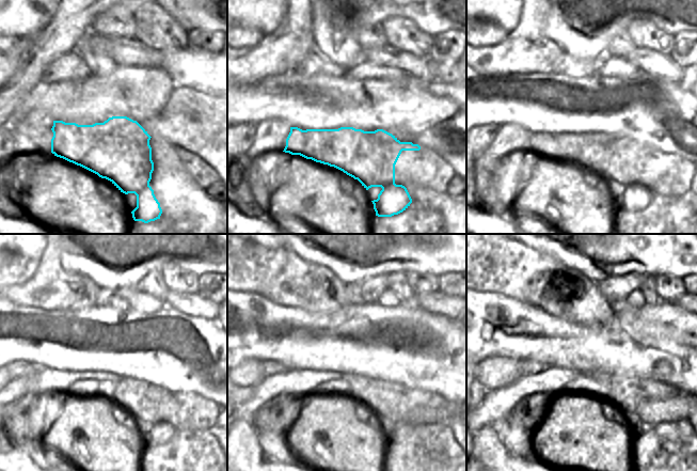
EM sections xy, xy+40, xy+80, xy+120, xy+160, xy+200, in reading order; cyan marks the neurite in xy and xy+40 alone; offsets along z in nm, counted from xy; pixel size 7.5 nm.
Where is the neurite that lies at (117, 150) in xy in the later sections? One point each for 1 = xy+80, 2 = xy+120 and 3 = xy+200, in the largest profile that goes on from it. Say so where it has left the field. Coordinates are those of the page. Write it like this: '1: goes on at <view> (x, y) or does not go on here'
1: goes on at xy+80 (614, 156)
2: goes on at xy+120 (140, 397)
3: goes on at xy+200 (623, 391)

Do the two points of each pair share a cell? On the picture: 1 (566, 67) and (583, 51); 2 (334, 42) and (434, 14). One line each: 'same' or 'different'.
1: different
2: same

